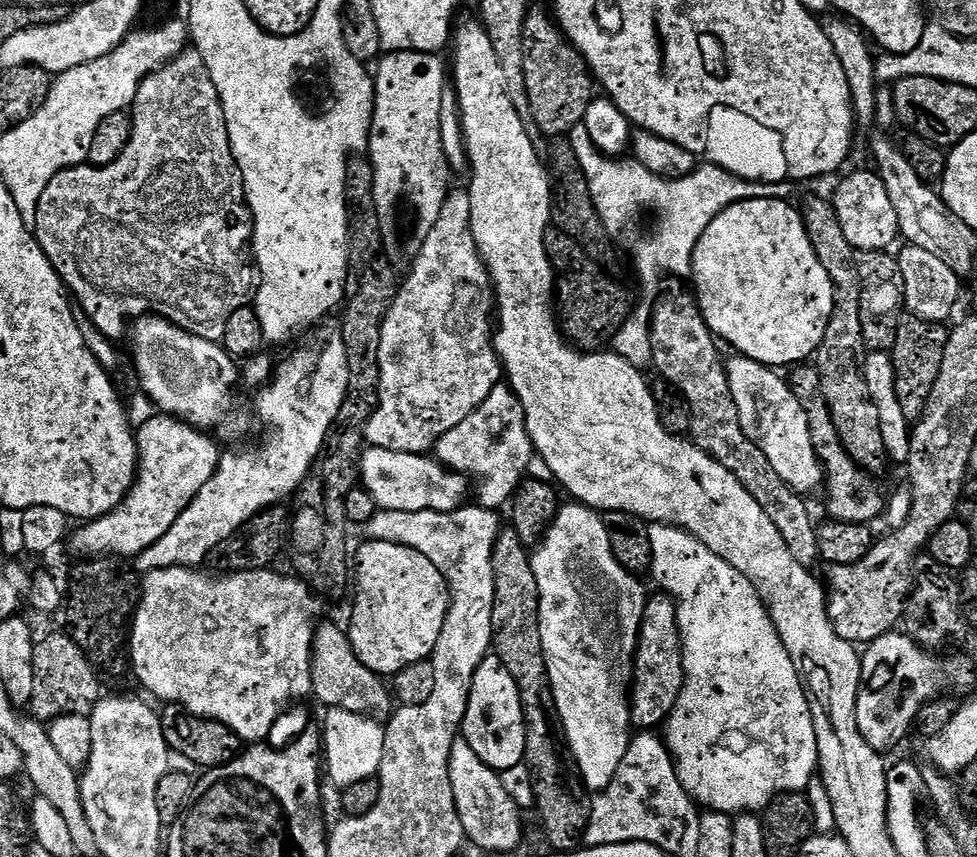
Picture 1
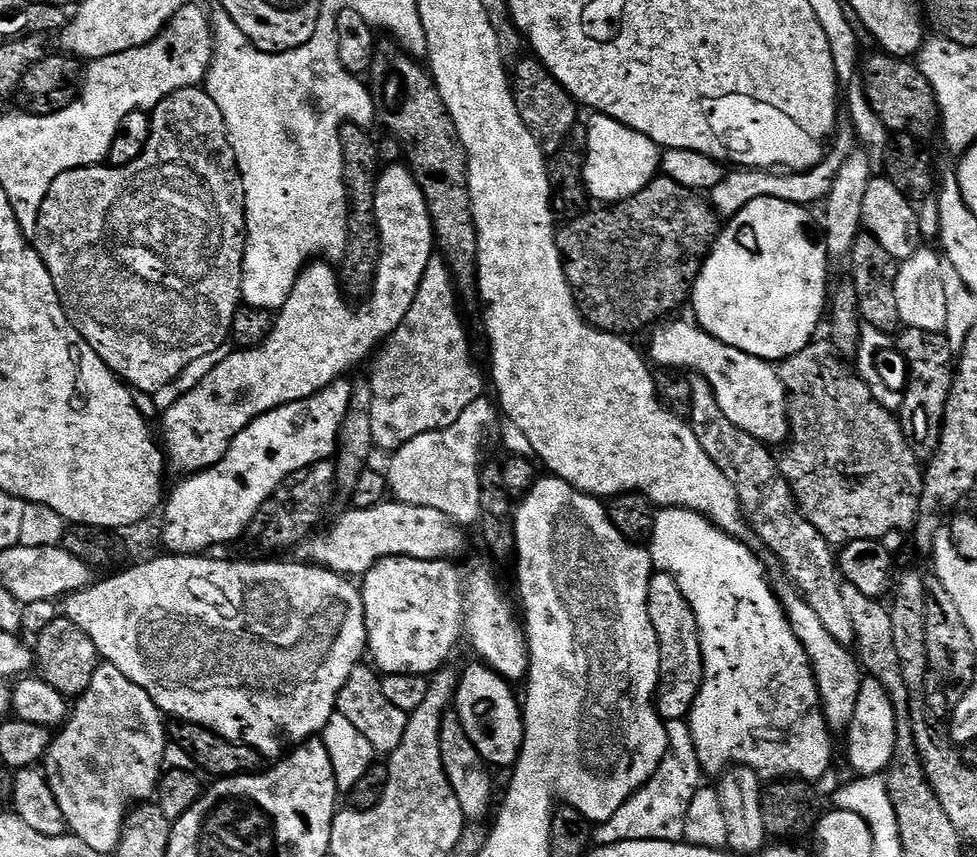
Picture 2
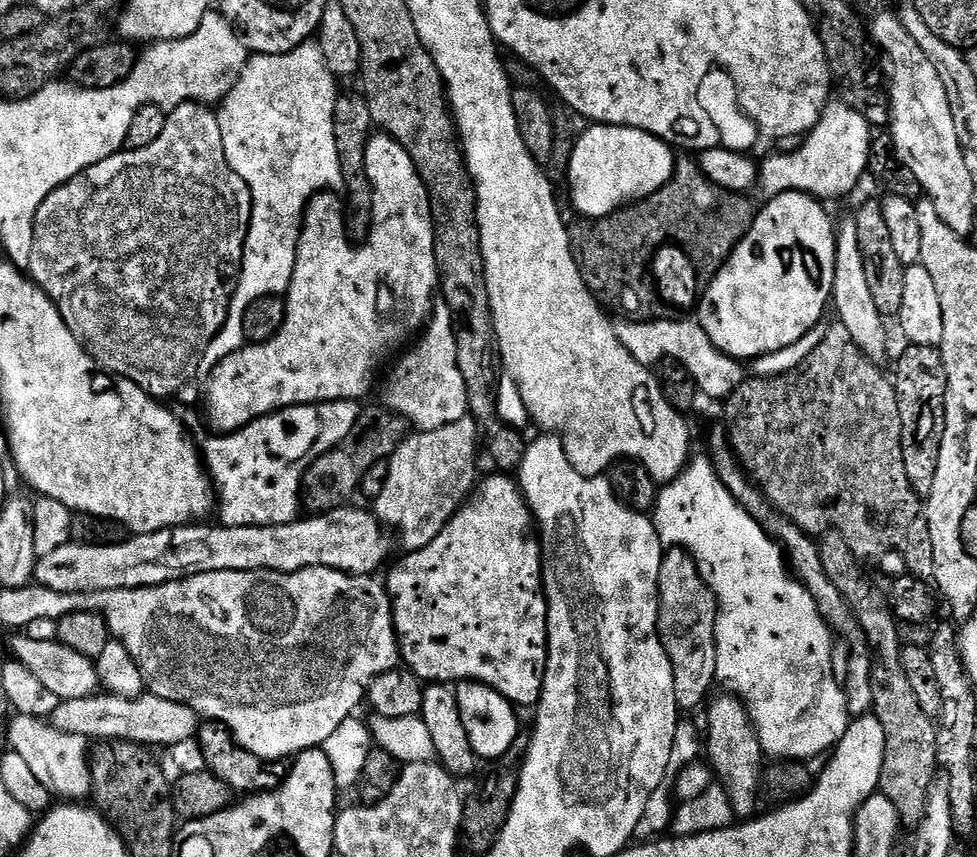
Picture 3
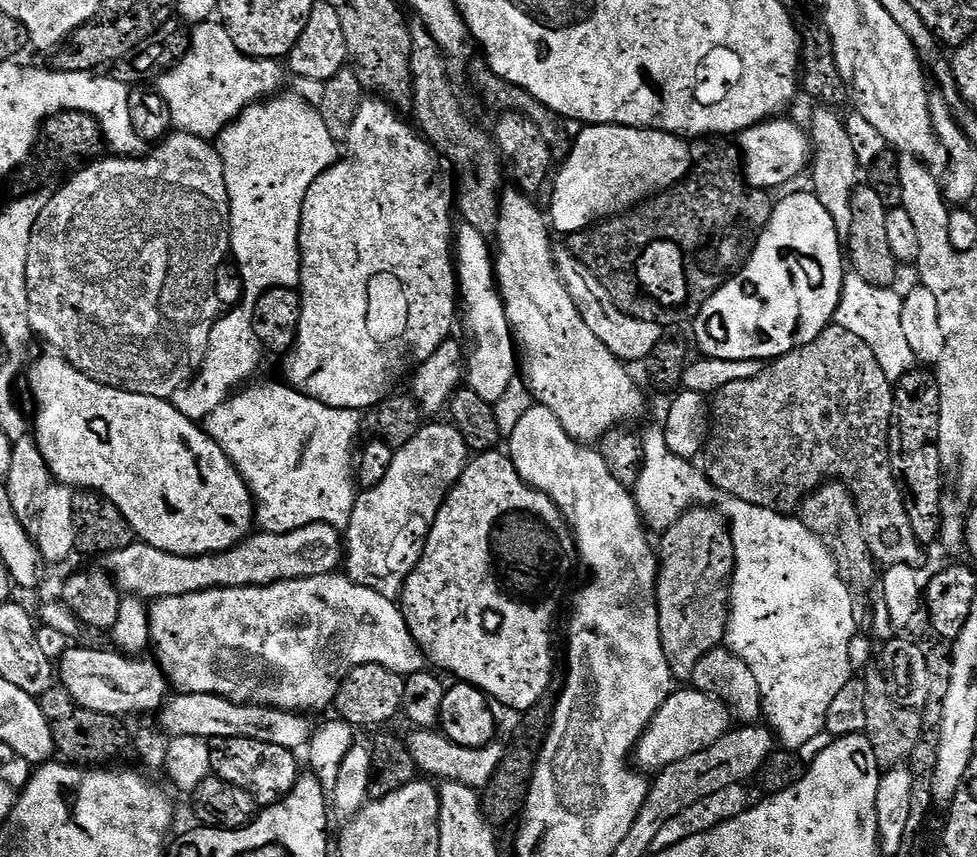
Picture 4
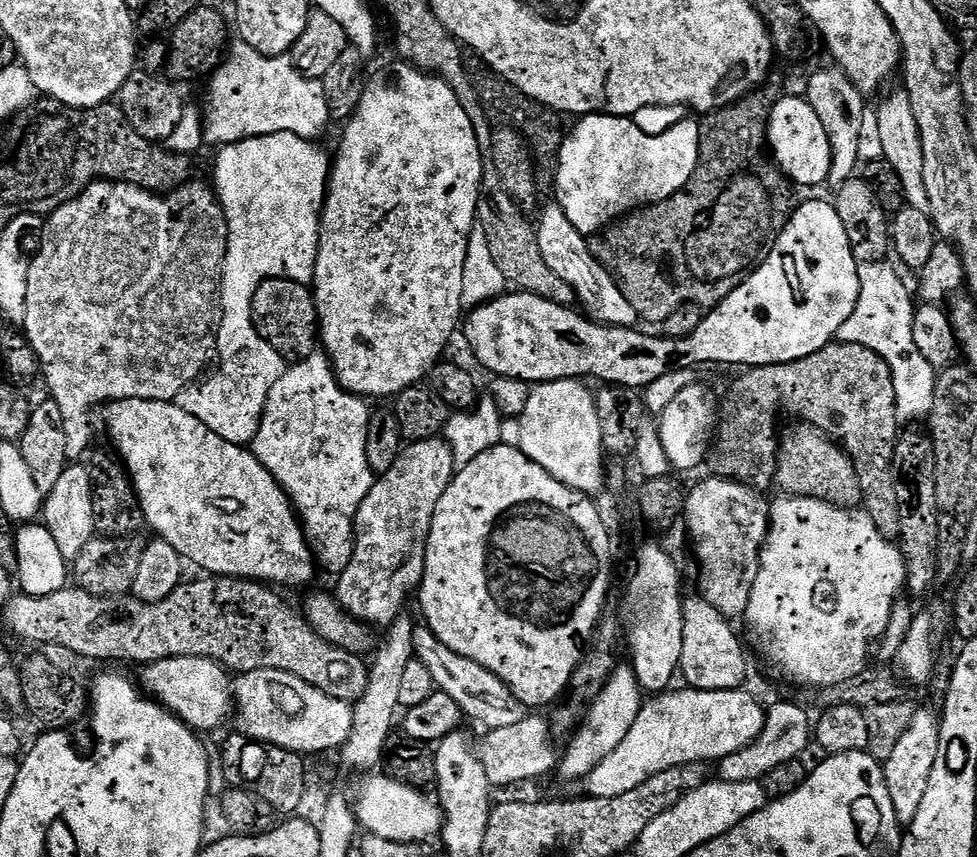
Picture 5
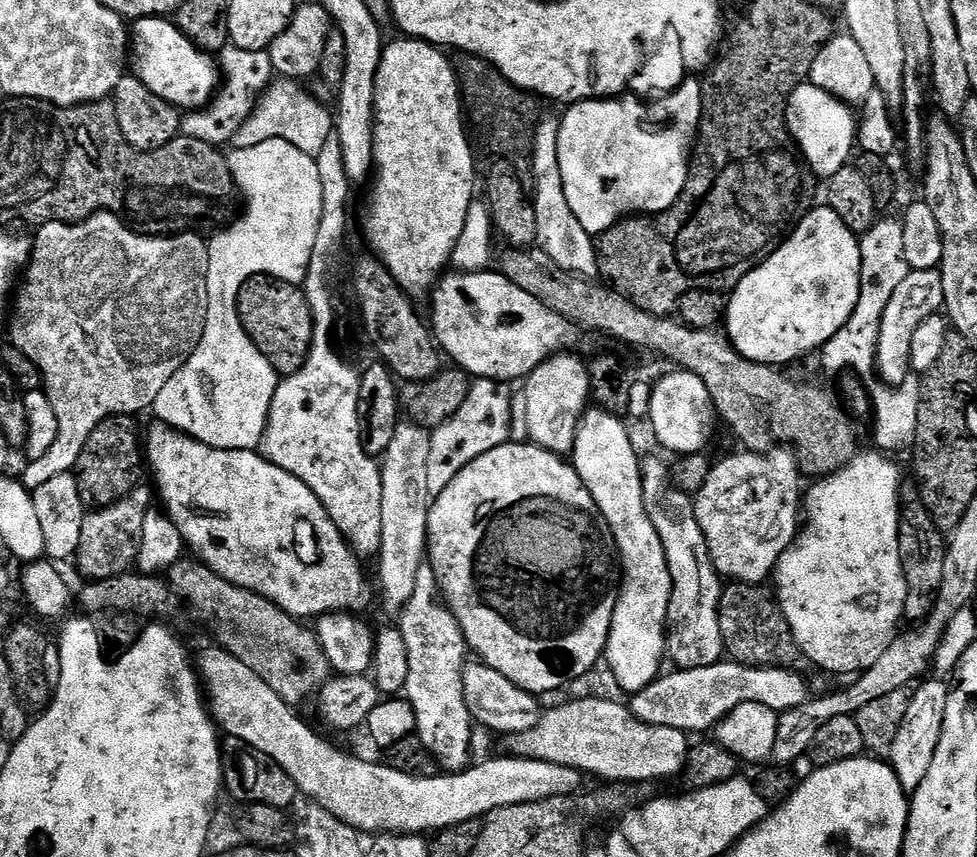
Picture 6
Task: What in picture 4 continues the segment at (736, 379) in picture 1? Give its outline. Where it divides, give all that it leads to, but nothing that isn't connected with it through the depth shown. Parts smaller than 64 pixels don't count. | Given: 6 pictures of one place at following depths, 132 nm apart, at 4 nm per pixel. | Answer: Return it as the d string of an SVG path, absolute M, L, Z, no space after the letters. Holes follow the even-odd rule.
M570 250L557 251L555 258L556 268L563 276L564 284L570 290L572 300L578 306L586 326L589 326L590 330L597 335L598 340L618 359L627 364L644 362L665 337L666 332L663 325L642 322L623 312L614 302L614 298L610 298L606 286L602 286L602 282L598 282L598 278L590 270L590 266L586 266L586 262L578 259Z

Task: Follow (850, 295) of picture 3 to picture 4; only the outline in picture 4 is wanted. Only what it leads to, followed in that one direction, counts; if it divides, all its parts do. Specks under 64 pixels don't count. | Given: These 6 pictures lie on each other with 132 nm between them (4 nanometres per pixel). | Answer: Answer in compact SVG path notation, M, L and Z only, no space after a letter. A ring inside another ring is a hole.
M817 107L816 112L812 116L812 128L810 127L810 140L812 143L812 165L810 168L810 176L812 172L813 195L815 195L822 206L826 207L827 212L834 220L835 229L842 240L846 240L850 234L851 223L853 222L852 200L853 194L859 185L858 181L858 156L856 148L839 116L834 113L831 107Z

